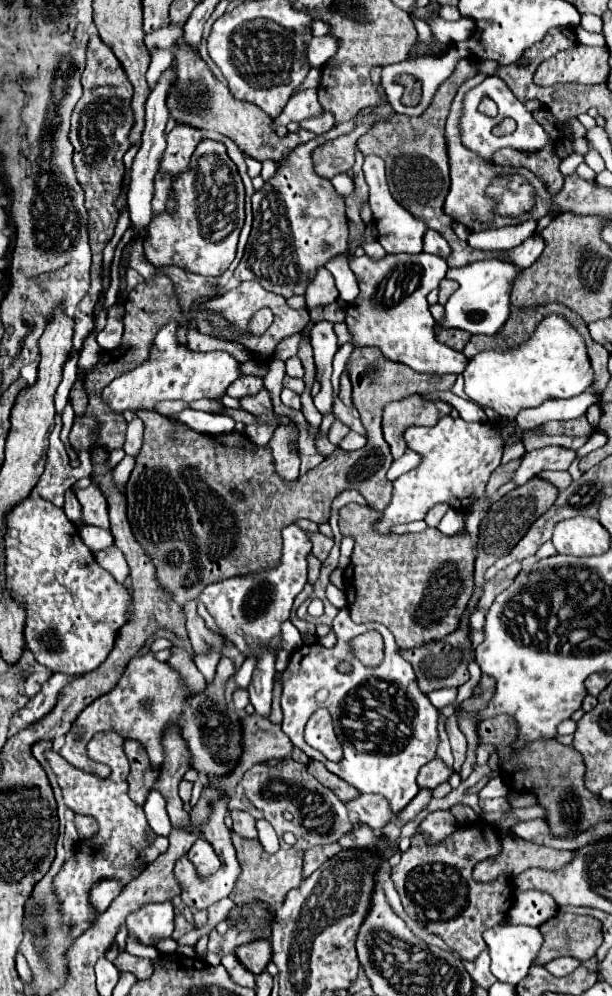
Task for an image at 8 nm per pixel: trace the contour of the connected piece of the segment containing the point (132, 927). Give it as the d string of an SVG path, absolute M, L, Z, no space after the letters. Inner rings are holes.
M171 902L147 904L127 918L129 938L135 938L145 946L155 946L159 940L171 938L173 928Z

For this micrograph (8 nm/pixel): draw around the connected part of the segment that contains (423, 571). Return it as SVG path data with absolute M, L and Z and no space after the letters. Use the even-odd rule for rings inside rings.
M479 500L471 512L463 512L465 530L453 536L441 534L437 528L427 528L423 534L379 536L371 534L371 522L379 518L379 512L361 504L343 506L339 510L341 534L355 540L351 564L343 572L353 622L385 624L401 650L417 648L451 634L459 626L473 592L475 544L483 512L483 500Z

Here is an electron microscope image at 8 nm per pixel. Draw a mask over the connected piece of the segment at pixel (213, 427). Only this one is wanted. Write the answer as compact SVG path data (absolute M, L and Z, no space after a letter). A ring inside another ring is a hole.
M185 408L183 412L173 416L175 420L187 424L195 432L205 432L205 434L223 434L223 432L233 432L235 420L227 414L211 414L211 412L199 412L193 408Z

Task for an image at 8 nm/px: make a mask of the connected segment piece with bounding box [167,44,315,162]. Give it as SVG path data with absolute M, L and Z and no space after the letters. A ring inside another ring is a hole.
M179 44L175 48L175 70L177 70L177 84L171 88L167 106L175 120L203 128L203 130L217 130L219 134L229 136L247 156L255 156L259 162L269 158L273 162L279 162L281 158L289 156L291 150L303 142L309 142L315 138L315 134L307 130L299 130L299 134L287 134L285 138L279 138L271 130L271 118L255 104L247 104L243 100L235 100L225 84L221 84L207 64L199 58L197 50L189 48L187 44Z

